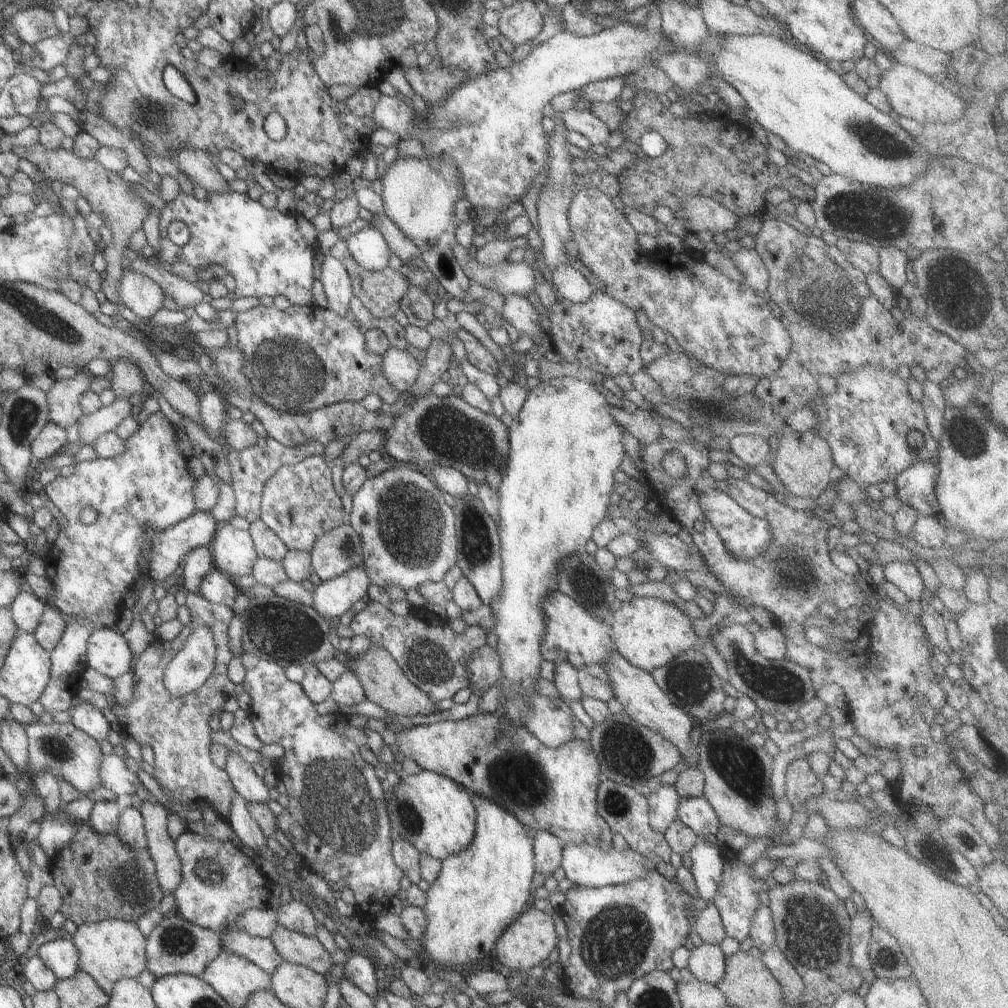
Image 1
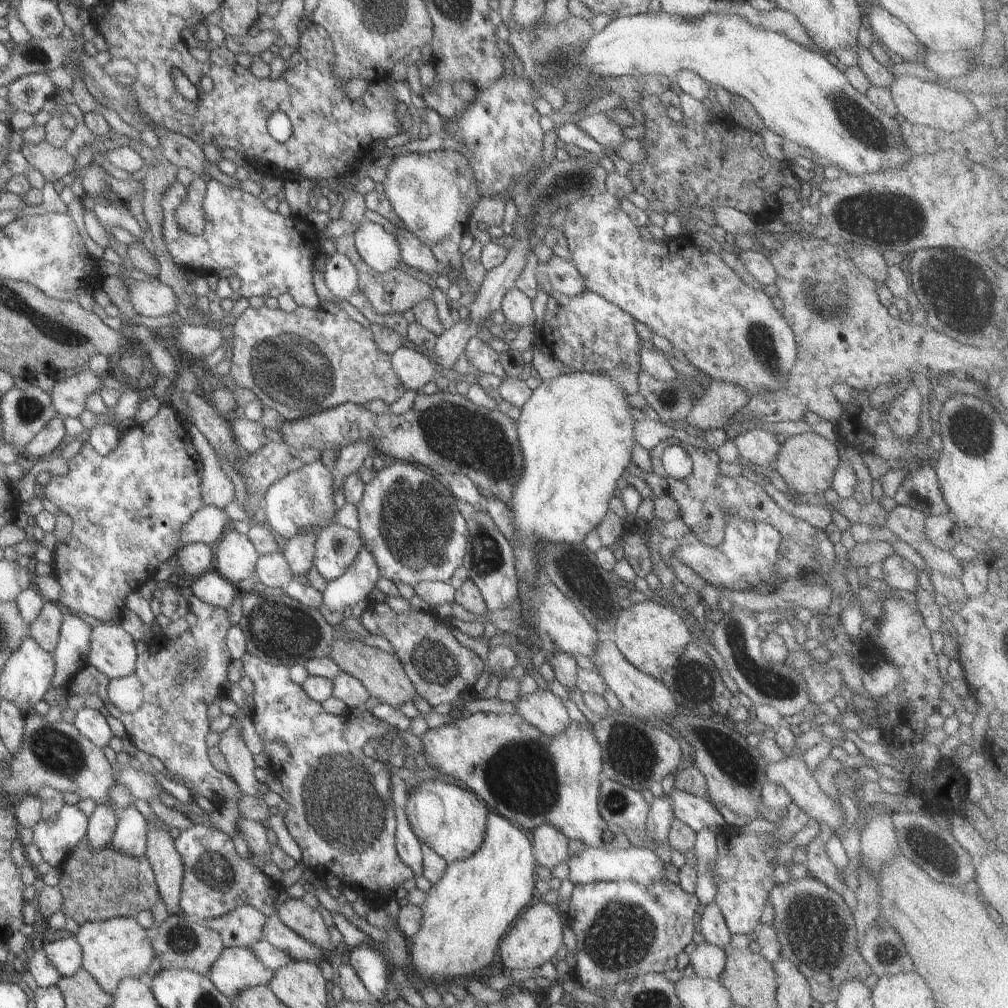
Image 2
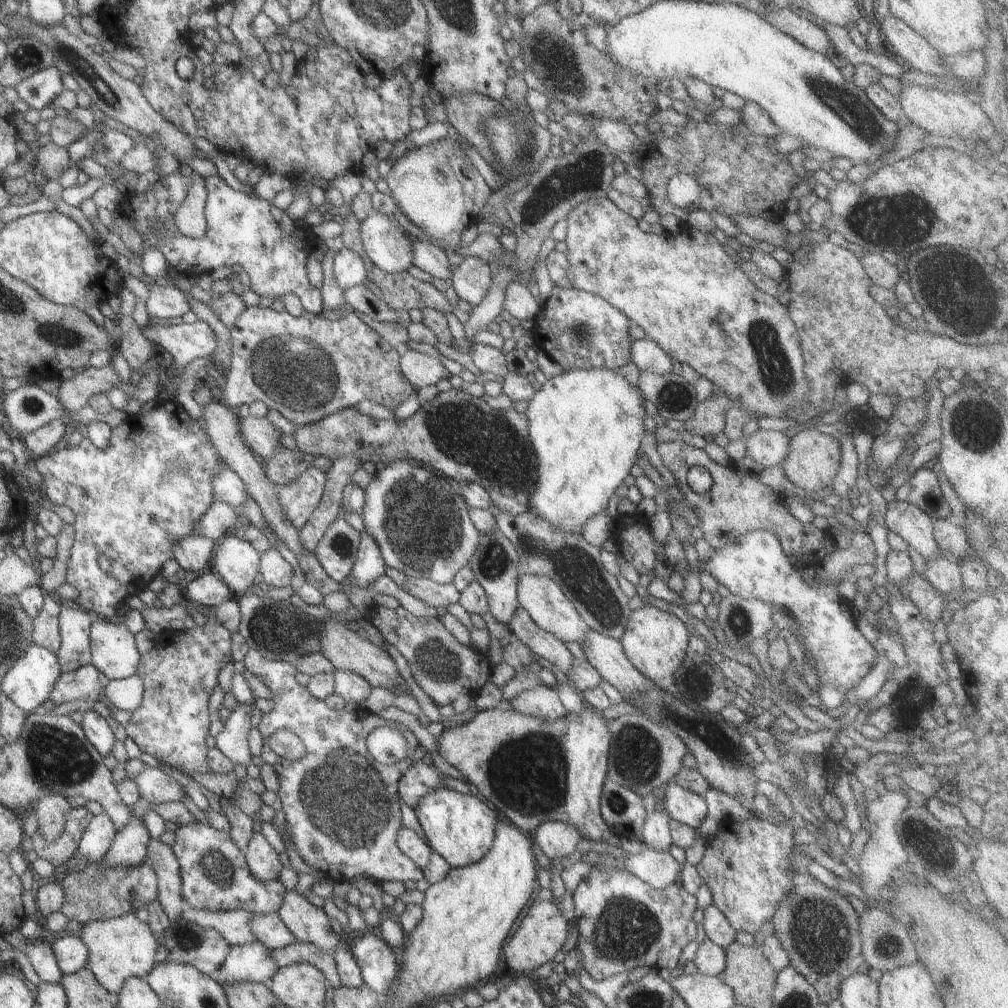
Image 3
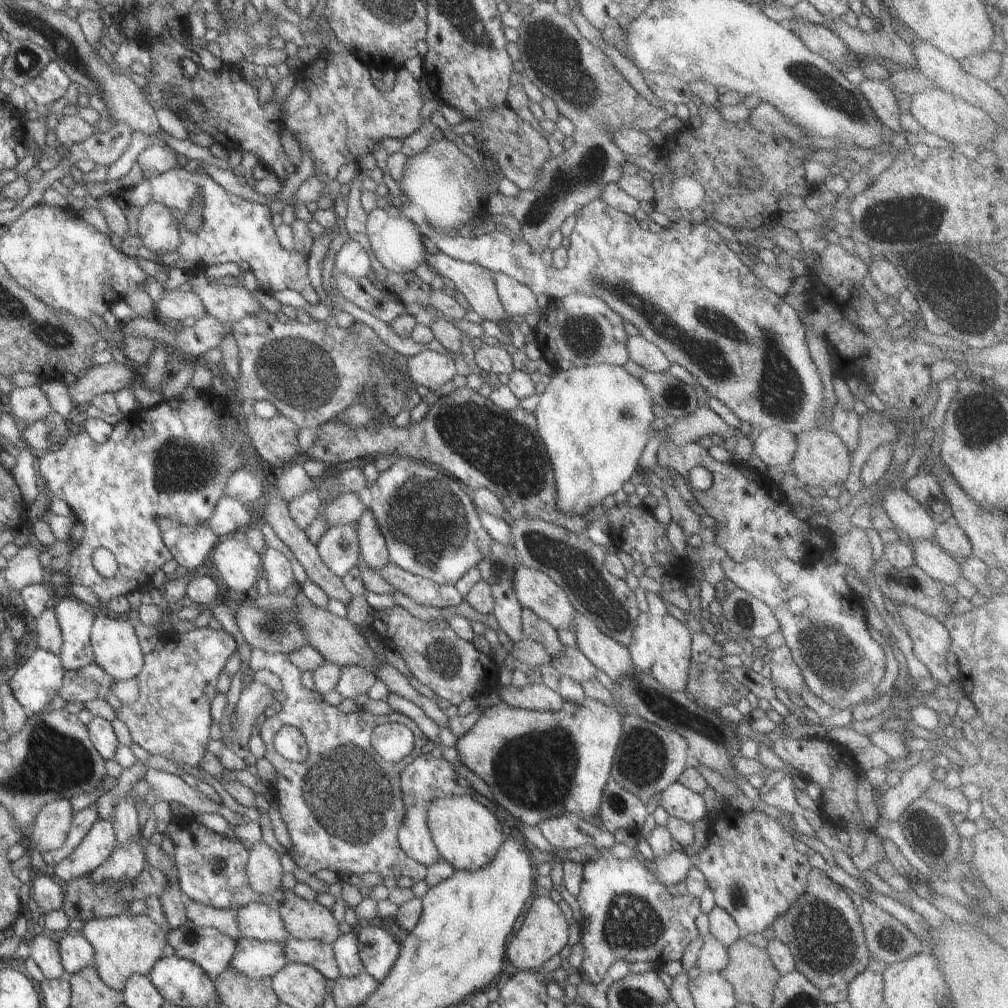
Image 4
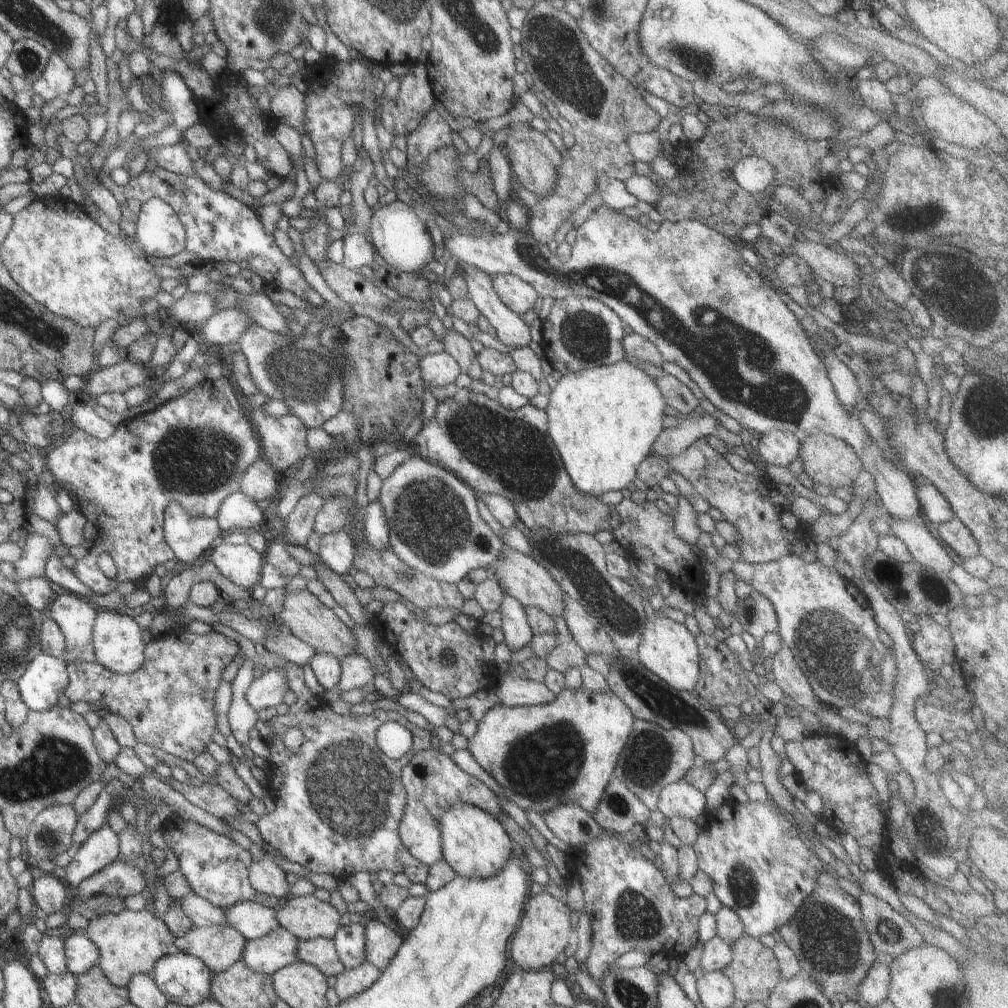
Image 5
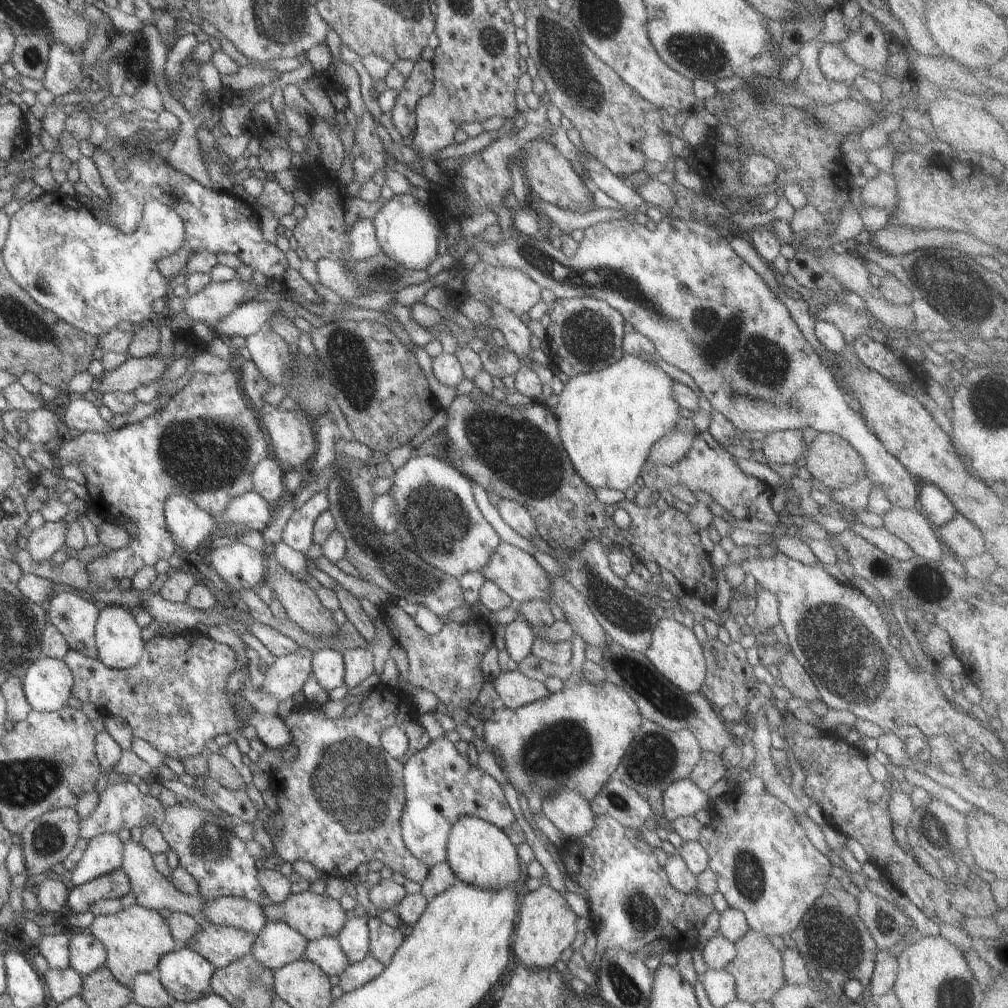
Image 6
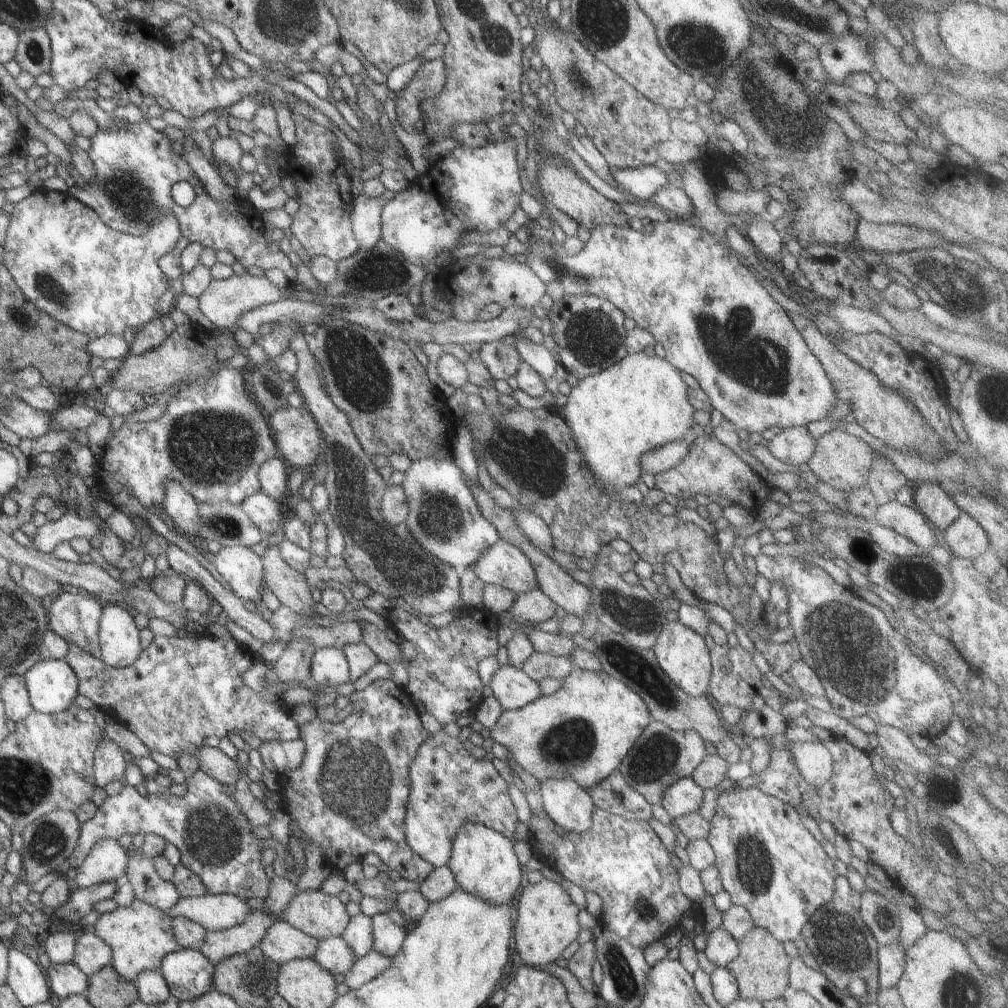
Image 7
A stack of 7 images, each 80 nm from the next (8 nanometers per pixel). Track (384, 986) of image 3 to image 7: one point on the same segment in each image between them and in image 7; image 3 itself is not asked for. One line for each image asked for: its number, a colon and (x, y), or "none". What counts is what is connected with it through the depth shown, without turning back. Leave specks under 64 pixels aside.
4: (377, 951)
5: (381, 943)
6: (383, 941)
7: (387, 938)

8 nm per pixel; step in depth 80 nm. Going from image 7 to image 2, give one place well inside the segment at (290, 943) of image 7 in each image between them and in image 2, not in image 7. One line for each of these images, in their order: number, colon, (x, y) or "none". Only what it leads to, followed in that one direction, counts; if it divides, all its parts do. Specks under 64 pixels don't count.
2: (236, 969)
3: (244, 963)
4: (254, 959)
5: (267, 954)
6: (276, 945)

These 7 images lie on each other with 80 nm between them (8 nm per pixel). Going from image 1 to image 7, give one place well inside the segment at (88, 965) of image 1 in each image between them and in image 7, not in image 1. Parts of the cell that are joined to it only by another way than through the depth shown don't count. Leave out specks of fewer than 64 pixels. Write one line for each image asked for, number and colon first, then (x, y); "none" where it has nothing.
2: (112, 949)
3: (117, 948)
4: (126, 945)
5: (129, 943)
6: (136, 938)
7: (138, 935)

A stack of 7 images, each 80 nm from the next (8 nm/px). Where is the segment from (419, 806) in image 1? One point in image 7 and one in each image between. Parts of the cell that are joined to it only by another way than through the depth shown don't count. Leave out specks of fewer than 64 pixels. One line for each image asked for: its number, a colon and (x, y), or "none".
2: (447, 818)
3: (459, 828)
4: (466, 835)
5: (473, 843)
6: (478, 853)
7: (482, 861)

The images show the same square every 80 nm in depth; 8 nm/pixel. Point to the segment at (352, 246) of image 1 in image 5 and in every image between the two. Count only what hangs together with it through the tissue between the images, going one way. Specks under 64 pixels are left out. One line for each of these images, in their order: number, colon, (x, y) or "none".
2: (377, 248)
3: (386, 245)
4: (396, 244)
5: (401, 240)

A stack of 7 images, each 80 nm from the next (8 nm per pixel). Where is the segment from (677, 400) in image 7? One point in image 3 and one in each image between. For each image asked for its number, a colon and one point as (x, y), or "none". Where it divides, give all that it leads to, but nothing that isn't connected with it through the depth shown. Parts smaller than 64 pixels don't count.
3: (584, 427)
4: (593, 422)
5: (602, 422)
6: (607, 420)

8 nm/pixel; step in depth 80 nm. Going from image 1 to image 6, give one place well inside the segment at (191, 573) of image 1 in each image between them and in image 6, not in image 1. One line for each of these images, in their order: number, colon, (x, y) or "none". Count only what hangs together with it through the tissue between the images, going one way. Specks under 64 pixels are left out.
2: (196, 559)
3: (192, 553)
4: (189, 546)
5: (187, 536)
6: (186, 525)

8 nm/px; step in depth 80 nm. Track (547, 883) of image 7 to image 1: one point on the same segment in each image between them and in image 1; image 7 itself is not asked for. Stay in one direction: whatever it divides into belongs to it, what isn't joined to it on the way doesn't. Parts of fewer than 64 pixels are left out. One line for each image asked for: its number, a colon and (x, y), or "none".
1: (526, 941)
2: (535, 936)
3: (542, 931)
4: (543, 933)
5: (544, 930)
6: (545, 926)

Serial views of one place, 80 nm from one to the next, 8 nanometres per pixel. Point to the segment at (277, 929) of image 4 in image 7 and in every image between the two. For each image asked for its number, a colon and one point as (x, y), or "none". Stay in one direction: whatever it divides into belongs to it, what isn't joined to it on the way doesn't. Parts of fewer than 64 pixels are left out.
5: (251, 919)
6: (237, 913)
7: (214, 912)

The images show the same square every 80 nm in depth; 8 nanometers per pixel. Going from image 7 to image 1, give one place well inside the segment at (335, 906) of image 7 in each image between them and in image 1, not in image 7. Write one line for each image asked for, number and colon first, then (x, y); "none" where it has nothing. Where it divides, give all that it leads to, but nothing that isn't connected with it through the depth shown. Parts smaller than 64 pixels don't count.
1: (295, 916)
2: (298, 917)
3: (307, 923)
4: (302, 919)
5: (305, 917)
6: (313, 916)

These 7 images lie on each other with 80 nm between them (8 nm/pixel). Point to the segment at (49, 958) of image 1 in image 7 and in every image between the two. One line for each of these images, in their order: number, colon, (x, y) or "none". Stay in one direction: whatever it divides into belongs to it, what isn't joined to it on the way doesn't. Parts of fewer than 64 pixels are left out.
2: (64, 955)
3: (69, 953)
4: (74, 952)
5: (80, 954)
6: (85, 954)
7: (90, 954)

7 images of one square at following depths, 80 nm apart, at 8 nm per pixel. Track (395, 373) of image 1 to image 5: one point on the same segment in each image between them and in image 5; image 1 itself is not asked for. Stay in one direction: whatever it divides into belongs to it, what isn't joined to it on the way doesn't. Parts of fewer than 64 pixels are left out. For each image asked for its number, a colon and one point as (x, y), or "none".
2: (413, 370)
3: (420, 370)
4: (431, 368)
5: (437, 368)

